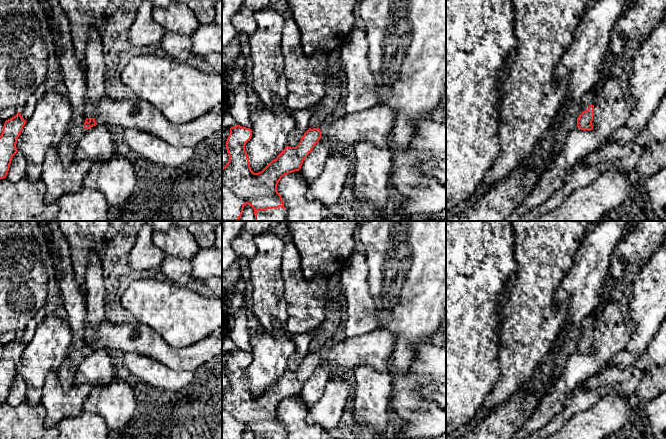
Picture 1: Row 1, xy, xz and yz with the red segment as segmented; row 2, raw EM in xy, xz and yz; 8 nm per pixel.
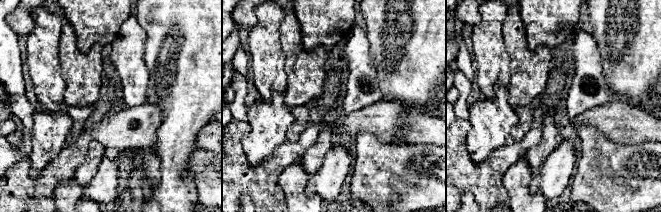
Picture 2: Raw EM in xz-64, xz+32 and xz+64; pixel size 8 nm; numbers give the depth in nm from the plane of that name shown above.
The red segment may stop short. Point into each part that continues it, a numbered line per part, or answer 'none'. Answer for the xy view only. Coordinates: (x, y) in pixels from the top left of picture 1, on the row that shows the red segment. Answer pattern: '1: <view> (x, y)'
1: xy (136, 113)

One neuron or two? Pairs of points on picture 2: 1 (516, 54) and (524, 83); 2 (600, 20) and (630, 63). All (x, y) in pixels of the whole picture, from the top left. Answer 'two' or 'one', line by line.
1: one
2: one

